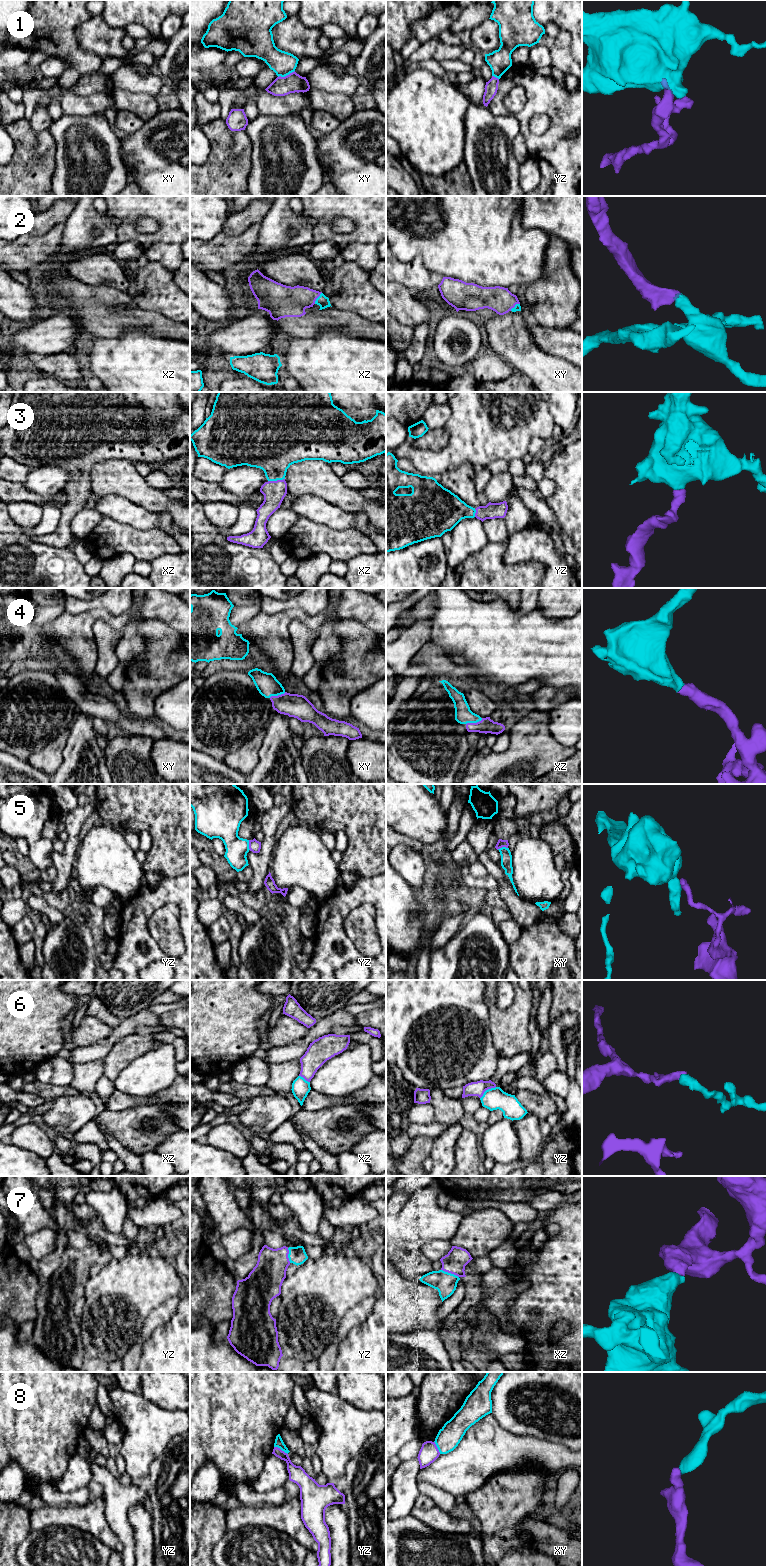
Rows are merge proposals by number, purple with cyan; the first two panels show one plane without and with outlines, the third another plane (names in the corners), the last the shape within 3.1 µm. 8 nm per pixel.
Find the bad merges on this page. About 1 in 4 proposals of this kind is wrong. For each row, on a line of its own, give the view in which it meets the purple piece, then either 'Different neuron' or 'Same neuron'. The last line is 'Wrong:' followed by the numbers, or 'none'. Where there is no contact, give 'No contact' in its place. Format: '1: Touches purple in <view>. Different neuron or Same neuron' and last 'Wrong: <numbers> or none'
1: Touches purple in xy. Different neuron
2: Touches purple in xz. Same neuron
3: Touches purple in xz. Same neuron
4: Touches purple in xz. Same neuron
5: Touches purple in xy. Different neuron
6: Touches purple in yz. Different neuron
7: Touches purple in xz. Same neuron
8: Touches purple in yz. Different neuron
Wrong: 1, 5, 6, 8

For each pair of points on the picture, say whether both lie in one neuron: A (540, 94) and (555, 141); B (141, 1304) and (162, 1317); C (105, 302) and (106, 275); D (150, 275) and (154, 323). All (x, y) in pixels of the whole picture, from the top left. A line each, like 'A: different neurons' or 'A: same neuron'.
A: same neuron
B: different neurons
C: different neurons
D: different neurons

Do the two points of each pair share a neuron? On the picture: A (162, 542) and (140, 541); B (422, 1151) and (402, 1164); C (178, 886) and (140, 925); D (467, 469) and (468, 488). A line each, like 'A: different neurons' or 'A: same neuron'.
A: same neuron
B: same neuron
C: same neuron
D: same neuron

